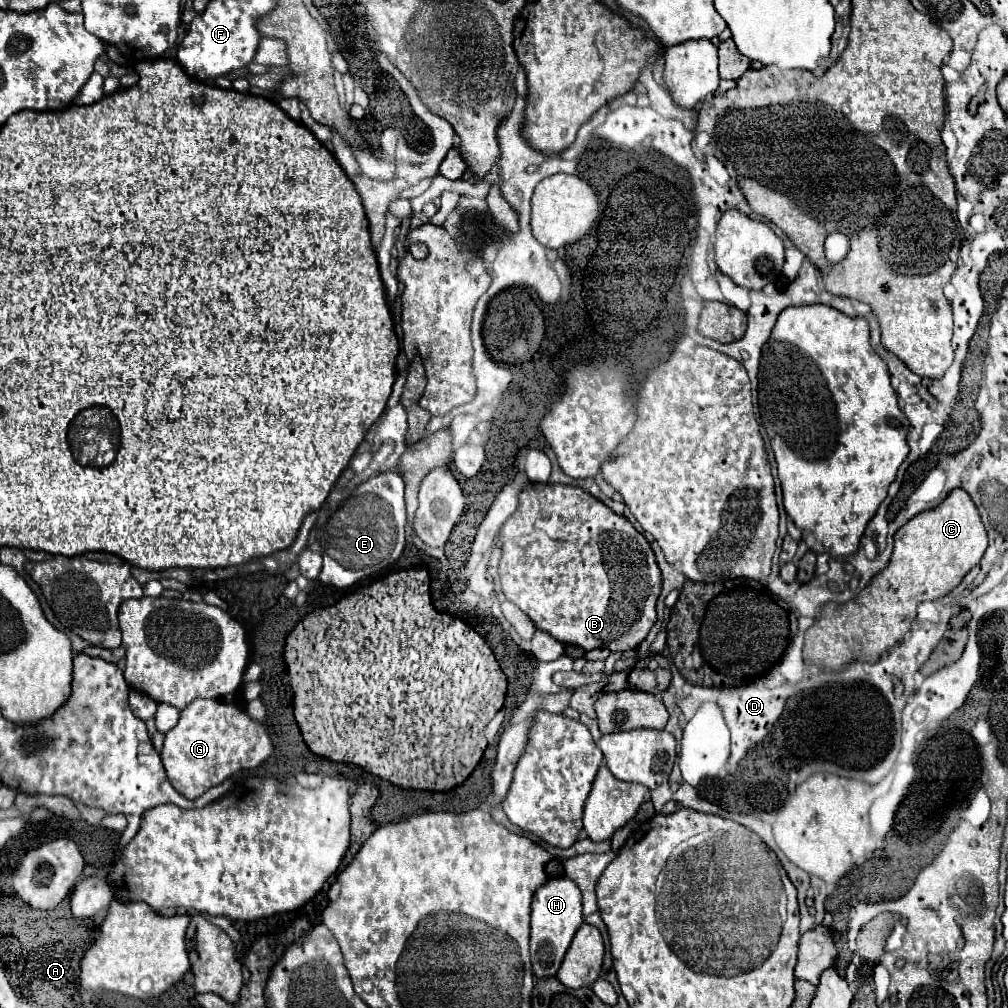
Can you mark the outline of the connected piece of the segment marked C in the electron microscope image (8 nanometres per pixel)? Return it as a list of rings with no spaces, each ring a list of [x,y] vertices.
[[[963,488],[951,490],[939,506],[931,510],[923,510],[917,516],[913,516],[905,526],[901,526],[895,532],[893,538],[895,538],[895,548],[889,564],[879,574],[873,576],[873,580],[865,586],[865,590],[861,590],[851,602],[845,604],[827,602],[823,606],[821,616],[805,632],[805,648],[803,648],[805,660],[815,662],[827,670],[841,670],[843,666],[855,660],[877,662],[883,650],[895,646],[909,632],[911,622],[915,620],[915,604],[925,600],[937,600],[947,592],[951,592],[961,582],[961,578],[981,560],[987,548],[985,526],[981,522],[977,506],[973,504],[971,496]]]

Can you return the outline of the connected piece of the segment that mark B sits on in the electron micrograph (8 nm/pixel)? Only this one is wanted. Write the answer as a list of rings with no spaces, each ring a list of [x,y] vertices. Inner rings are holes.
[[[529,482],[519,494],[515,514],[503,524],[497,538],[503,550],[499,560],[501,590],[539,630],[583,650],[607,648],[625,652],[637,648],[647,638],[657,620],[655,604],[661,594],[661,570],[649,542],[625,516],[615,514],[579,486]]]

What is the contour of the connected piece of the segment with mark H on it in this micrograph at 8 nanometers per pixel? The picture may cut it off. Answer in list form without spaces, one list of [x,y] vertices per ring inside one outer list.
[[[569,876],[551,878],[535,890],[533,904],[531,904],[531,942],[529,944],[531,944],[533,972],[537,978],[547,978],[557,974],[573,934],[583,924],[581,910],[583,910],[581,890]]]

